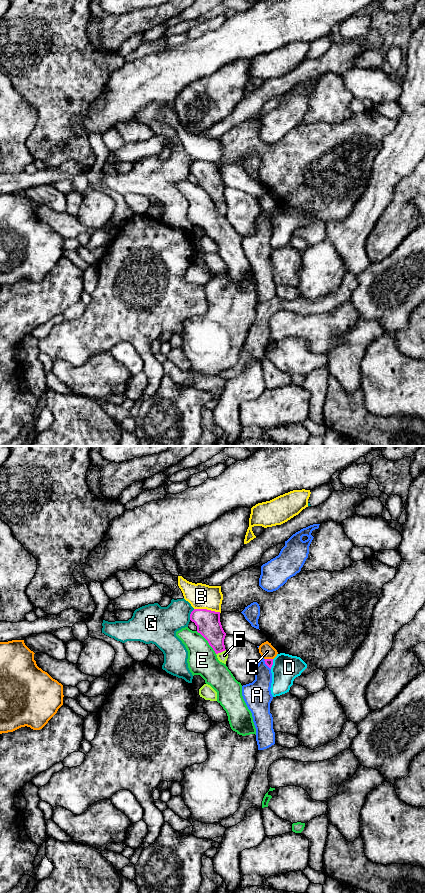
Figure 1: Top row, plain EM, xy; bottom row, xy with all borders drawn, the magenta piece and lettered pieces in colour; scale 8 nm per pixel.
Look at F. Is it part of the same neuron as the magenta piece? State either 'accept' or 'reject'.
accept

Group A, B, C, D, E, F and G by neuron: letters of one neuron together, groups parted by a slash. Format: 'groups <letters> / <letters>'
groups A / B / C / D / E / F / G

